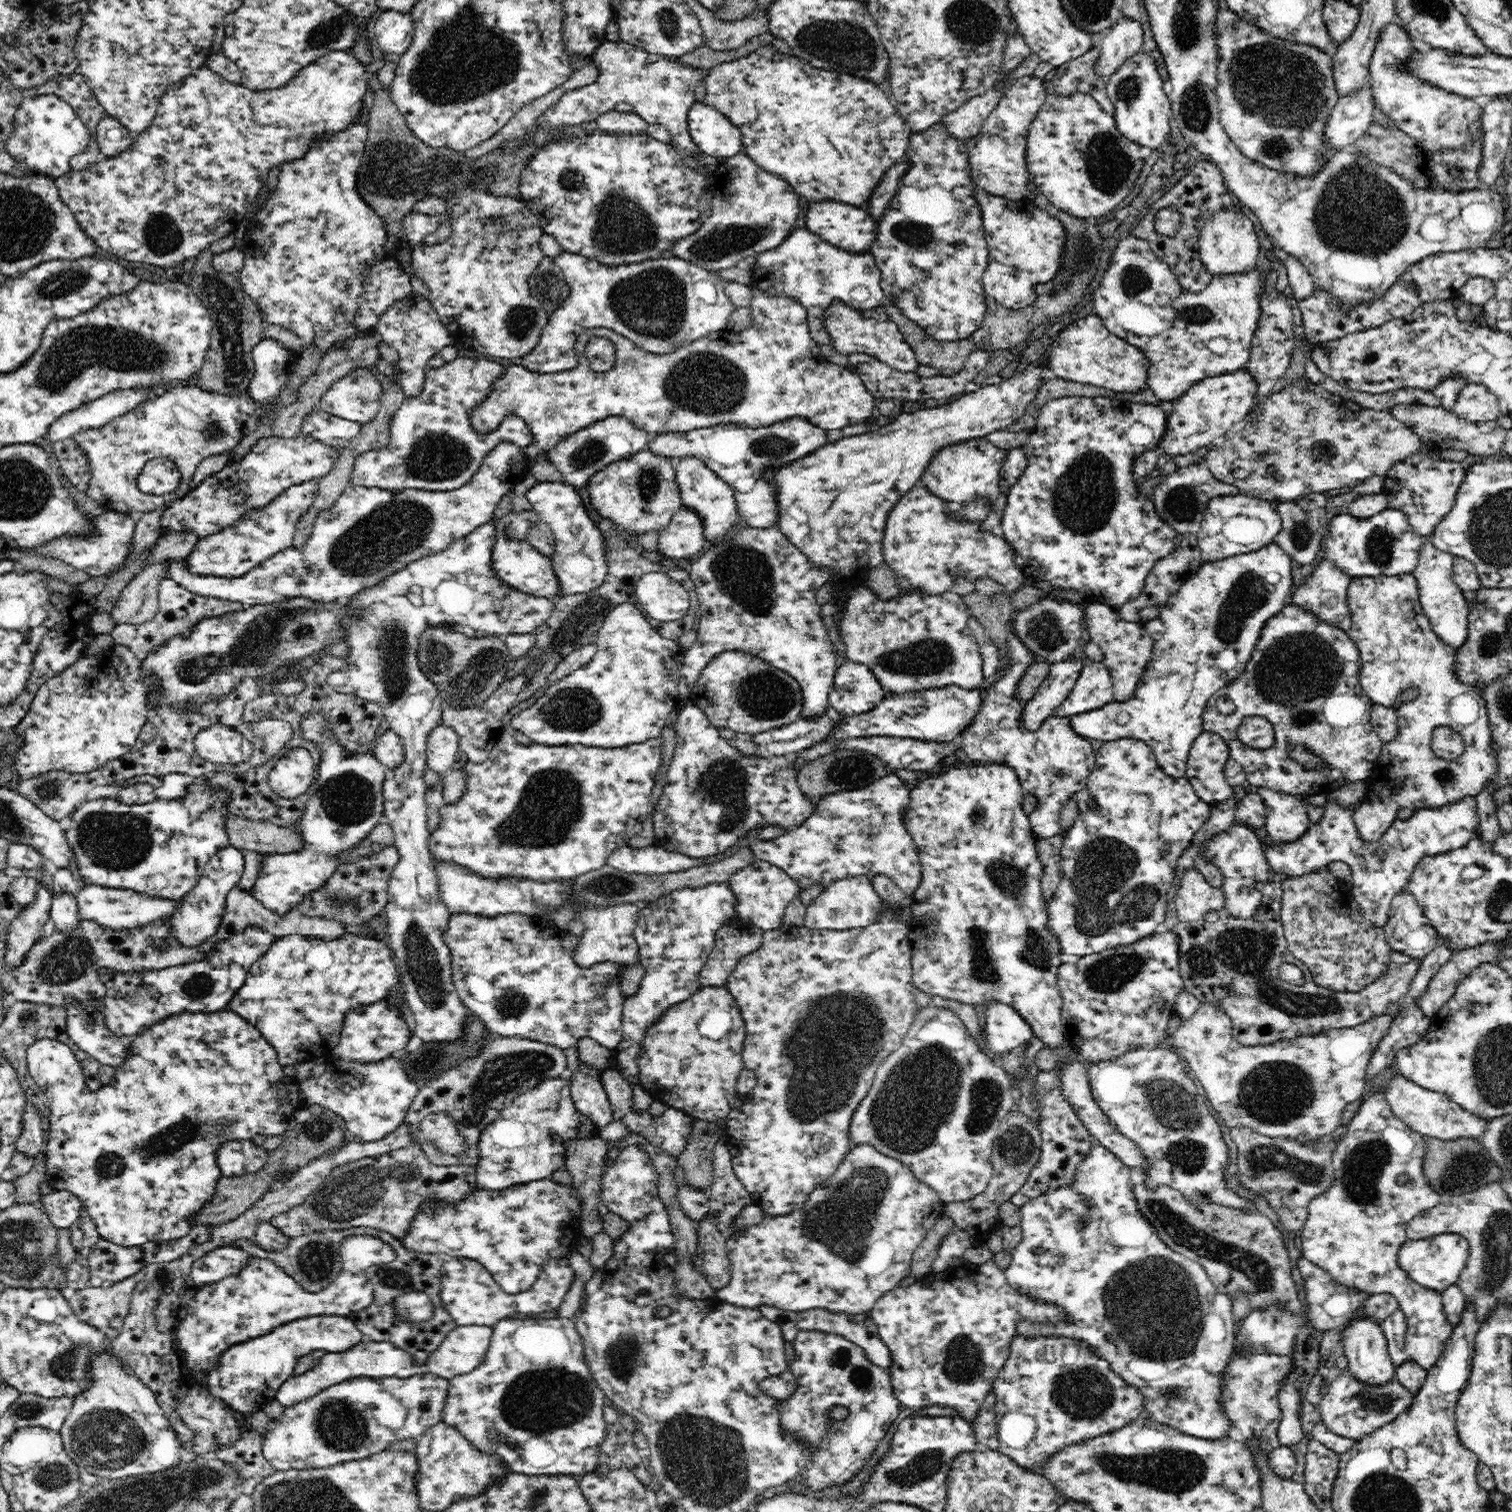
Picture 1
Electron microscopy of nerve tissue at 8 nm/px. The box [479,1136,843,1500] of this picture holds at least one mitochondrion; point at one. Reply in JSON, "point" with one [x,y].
{"point":[623,1354]}

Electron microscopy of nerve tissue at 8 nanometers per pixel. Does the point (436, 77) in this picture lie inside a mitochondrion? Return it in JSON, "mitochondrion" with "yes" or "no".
{"mitochondrion":"yes"}

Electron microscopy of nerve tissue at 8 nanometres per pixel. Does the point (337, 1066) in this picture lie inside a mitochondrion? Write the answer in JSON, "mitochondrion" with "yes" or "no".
{"mitochondrion":"no"}

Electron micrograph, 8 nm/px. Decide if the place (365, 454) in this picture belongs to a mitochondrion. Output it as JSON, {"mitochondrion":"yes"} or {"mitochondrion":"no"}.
{"mitochondrion":"no"}

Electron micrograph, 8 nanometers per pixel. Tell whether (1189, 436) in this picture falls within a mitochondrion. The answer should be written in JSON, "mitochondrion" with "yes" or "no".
{"mitochondrion":"no"}

